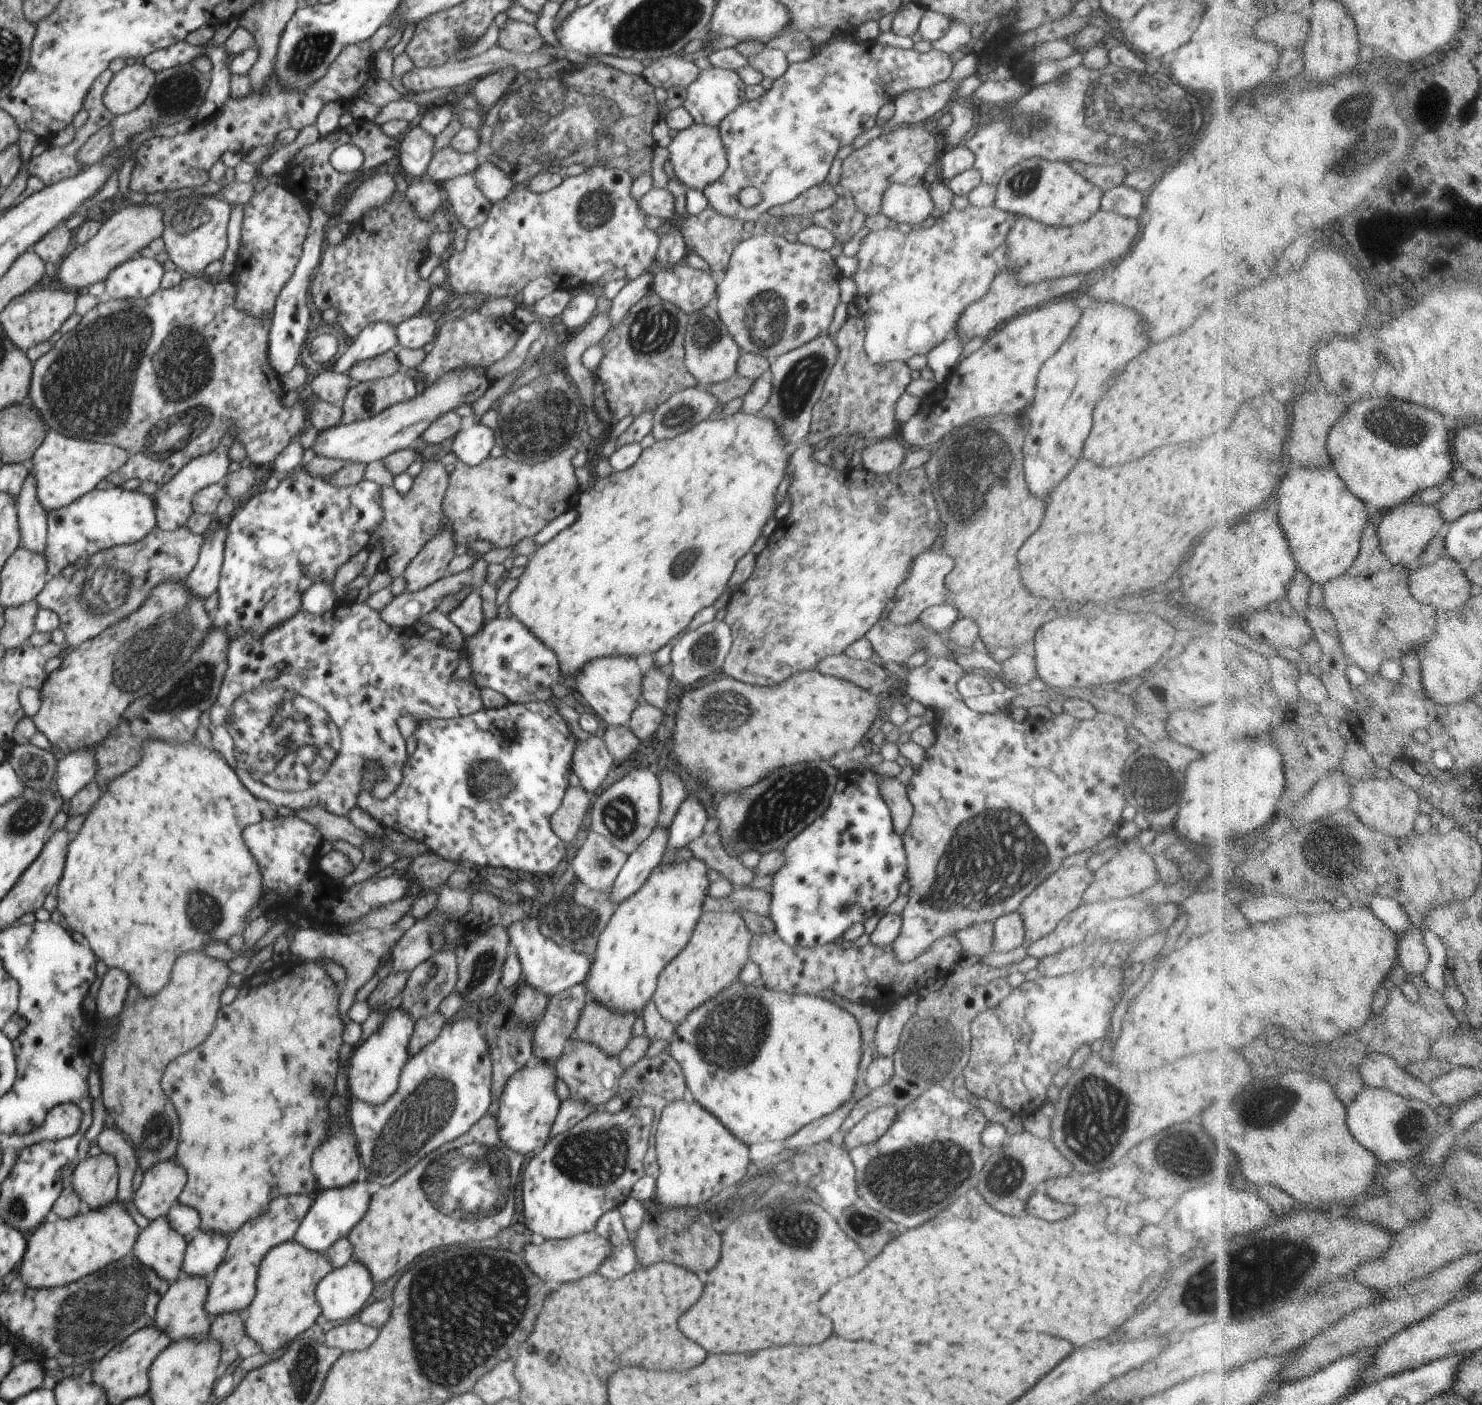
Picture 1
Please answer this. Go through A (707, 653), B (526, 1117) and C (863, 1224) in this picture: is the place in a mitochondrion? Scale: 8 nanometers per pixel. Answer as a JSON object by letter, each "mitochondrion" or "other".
{"A":"mitochondrion","B":"other","C":"mitochondrion"}

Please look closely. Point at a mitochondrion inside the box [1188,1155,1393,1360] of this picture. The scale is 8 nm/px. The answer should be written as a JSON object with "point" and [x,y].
{"point":[1236,1284]}

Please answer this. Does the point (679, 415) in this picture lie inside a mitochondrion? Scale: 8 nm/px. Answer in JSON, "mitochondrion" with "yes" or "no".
{"mitochondrion":"yes"}

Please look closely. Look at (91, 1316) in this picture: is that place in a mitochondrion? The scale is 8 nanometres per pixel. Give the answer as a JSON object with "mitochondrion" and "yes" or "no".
{"mitochondrion":"yes"}

